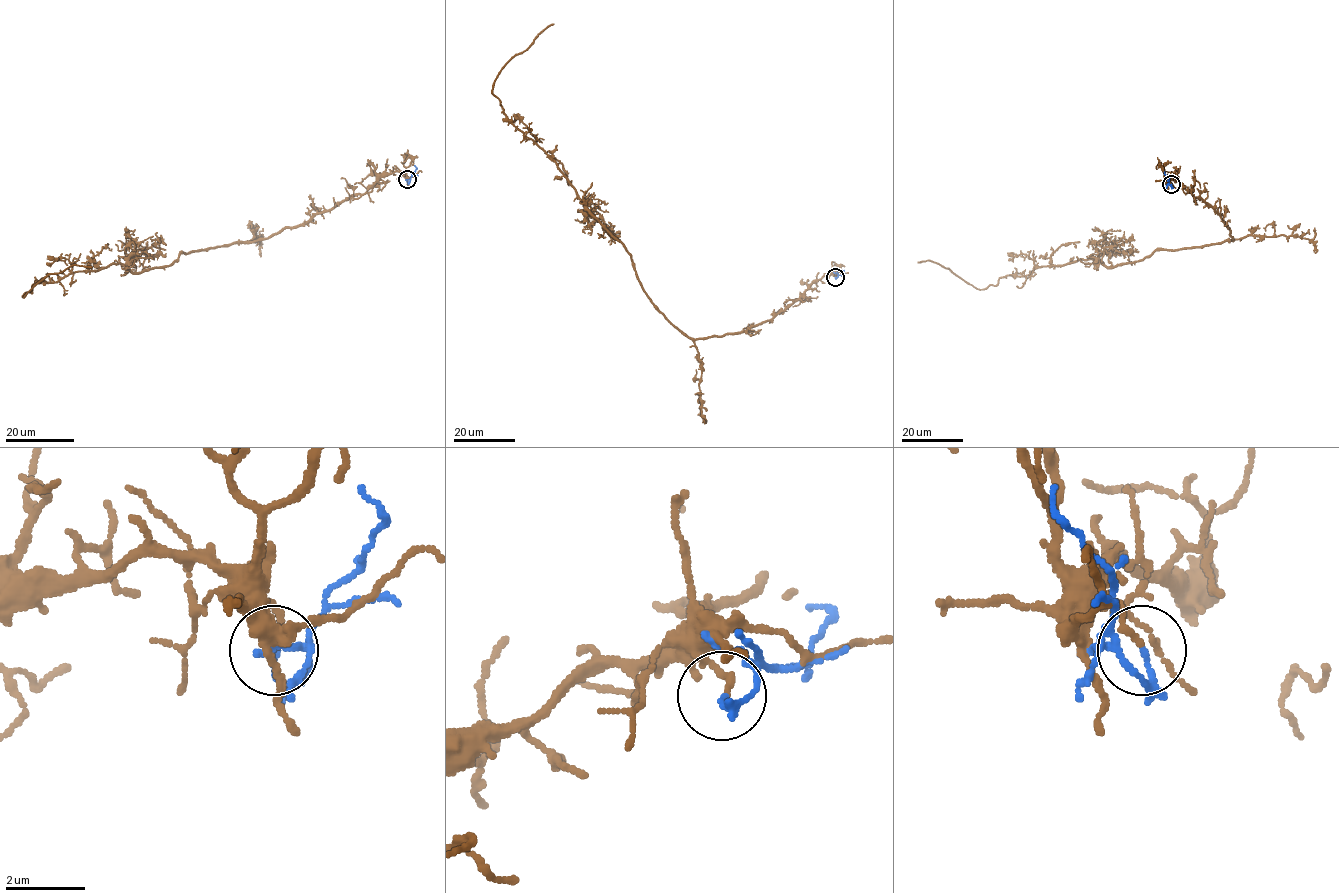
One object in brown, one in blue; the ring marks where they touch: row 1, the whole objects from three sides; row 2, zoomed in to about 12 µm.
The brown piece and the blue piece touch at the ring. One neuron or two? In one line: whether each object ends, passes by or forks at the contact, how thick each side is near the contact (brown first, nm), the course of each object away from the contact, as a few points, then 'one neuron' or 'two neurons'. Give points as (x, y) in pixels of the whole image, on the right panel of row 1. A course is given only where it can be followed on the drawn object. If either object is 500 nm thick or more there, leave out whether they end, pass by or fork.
brown ends; blue passes by; calibres 160 and 90 nm; course brown (1171, 184), (1207, 203), (1233, 240), (1110, 267), (1037, 266), (979, 289), (917, 263); course blue (1171, 184), (1165, 171); two neurons

